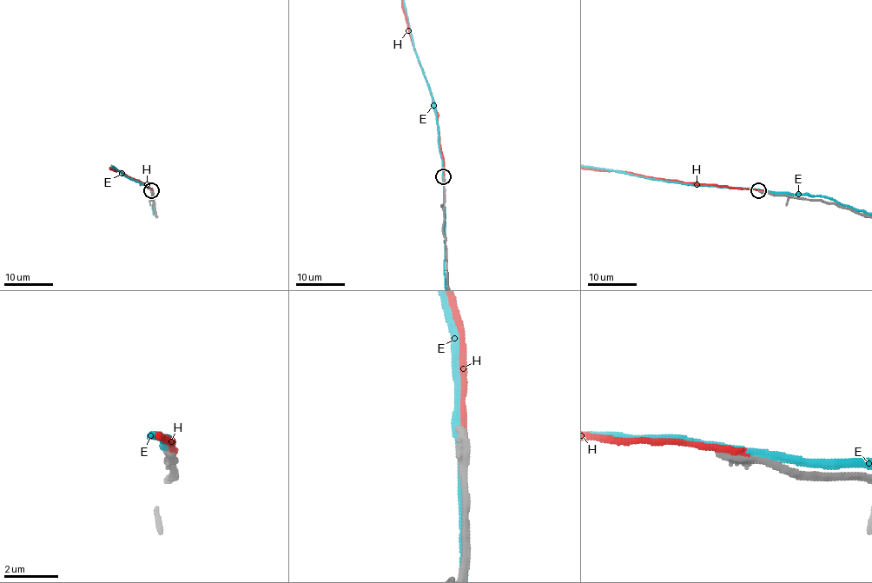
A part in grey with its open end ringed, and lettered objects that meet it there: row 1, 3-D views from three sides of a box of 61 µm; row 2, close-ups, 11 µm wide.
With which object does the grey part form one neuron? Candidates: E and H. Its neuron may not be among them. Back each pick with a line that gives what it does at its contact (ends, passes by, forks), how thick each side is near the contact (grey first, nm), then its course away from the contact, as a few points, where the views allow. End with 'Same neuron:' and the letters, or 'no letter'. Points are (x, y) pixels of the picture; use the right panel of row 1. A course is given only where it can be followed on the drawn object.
Same neuron: no letter

